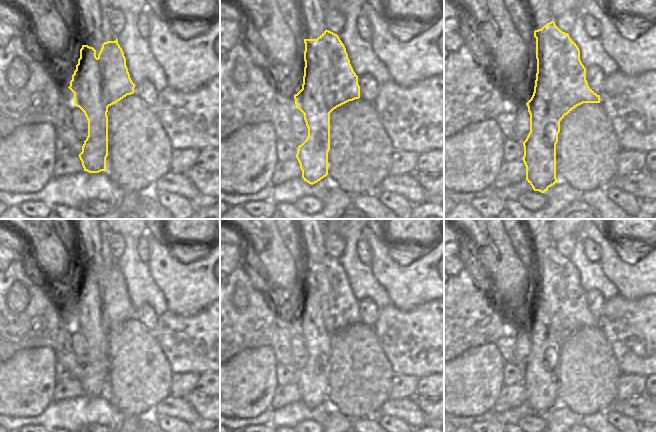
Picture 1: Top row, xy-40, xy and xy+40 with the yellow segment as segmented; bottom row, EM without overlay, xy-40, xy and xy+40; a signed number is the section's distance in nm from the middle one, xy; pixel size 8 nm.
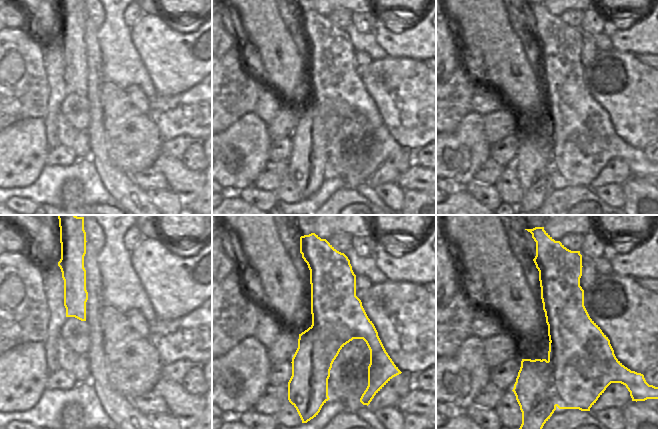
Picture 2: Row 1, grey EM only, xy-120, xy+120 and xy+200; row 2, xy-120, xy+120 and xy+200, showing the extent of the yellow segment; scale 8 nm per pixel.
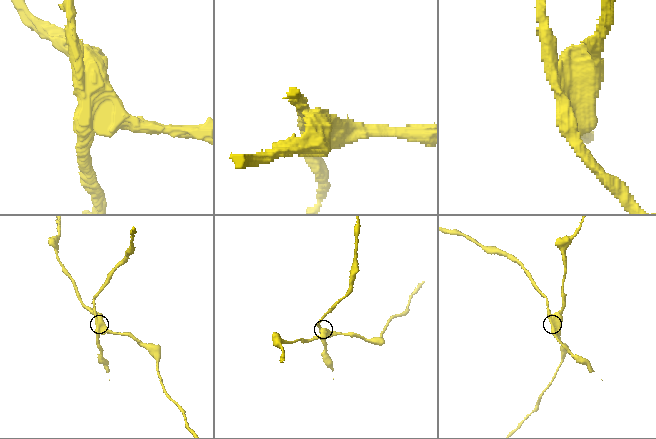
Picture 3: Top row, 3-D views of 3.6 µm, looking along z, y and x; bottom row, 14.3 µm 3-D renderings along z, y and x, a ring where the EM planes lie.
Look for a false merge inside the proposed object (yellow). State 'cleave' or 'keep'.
cleave

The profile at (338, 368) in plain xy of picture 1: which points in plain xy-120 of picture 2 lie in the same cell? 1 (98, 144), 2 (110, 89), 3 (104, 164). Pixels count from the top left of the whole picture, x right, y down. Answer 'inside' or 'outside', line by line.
1: outside
2: inside
3: outside

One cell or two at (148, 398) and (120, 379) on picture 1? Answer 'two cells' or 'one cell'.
one cell

